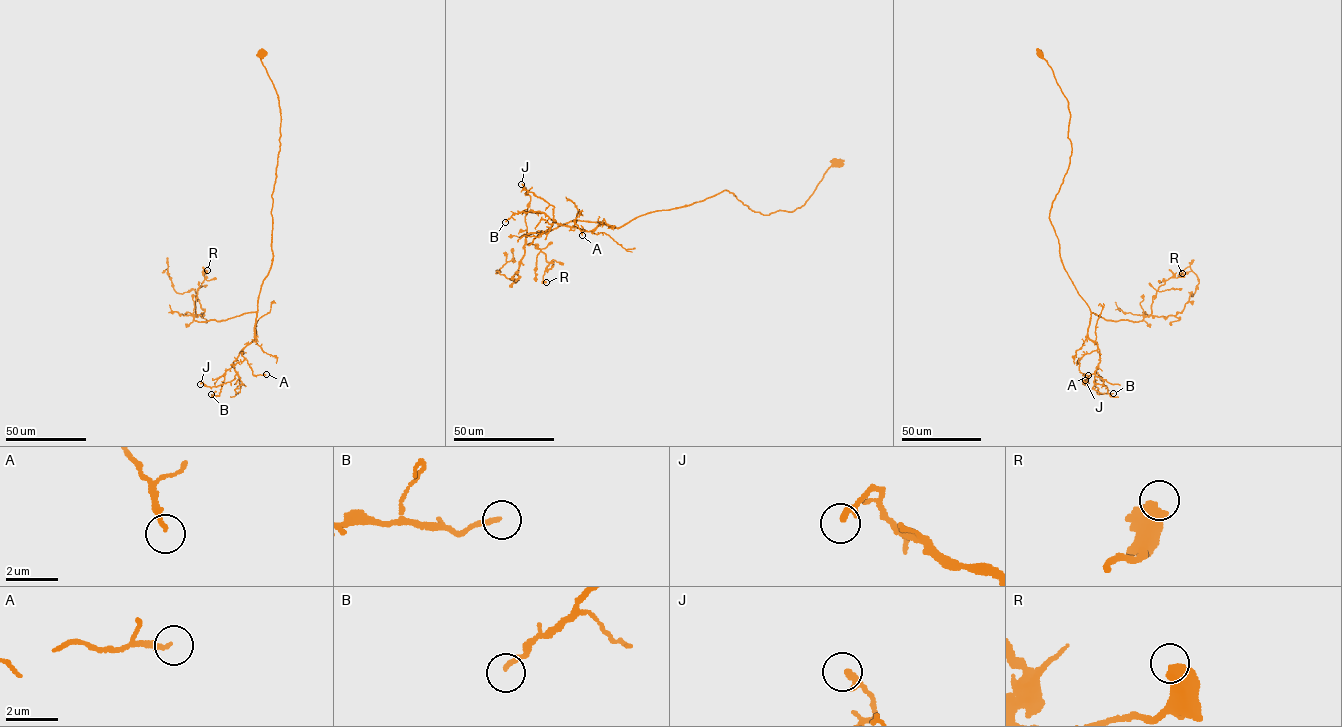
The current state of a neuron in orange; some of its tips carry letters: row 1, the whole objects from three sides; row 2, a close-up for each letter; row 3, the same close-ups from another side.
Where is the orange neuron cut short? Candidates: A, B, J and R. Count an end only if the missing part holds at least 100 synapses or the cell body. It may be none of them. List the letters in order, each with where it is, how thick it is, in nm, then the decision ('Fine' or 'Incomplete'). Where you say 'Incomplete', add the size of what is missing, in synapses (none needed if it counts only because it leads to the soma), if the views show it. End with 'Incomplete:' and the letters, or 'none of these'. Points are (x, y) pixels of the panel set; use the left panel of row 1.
A: Place: (266, 374). Thickness 170 nm. Fine
B: Place: (211, 394). Thickness 160 nm. Fine
J: Place: (200, 384). Thickness 260 nm. Fine
R: Place: (207, 270). Thickness 500 nm. Fine
Incomplete: none of these

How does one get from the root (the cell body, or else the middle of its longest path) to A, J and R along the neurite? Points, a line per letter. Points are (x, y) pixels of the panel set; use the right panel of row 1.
A: (1039, 54), (1070, 112), (1069, 165), (1049, 218), (1091, 311), (1097, 349), (1078, 360), (1088, 375)
J: (1039, 54), (1070, 112), (1069, 165), (1049, 218), (1064, 268), (1091, 311), (1088, 337), (1100, 359), (1085, 380)
R: (1039, 54), (1070, 112), (1069, 165), (1049, 218), (1078, 294), (1105, 319), (1139, 322), (1160, 286), (1182, 273)

